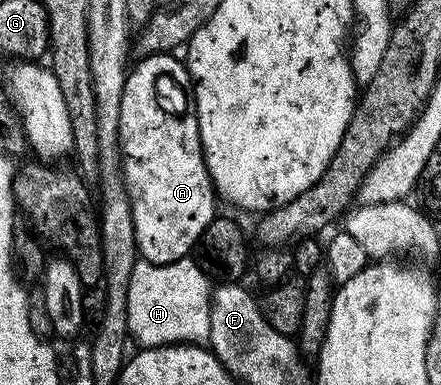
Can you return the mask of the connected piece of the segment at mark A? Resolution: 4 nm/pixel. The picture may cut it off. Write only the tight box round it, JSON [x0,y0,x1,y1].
[119,54,219,264]

